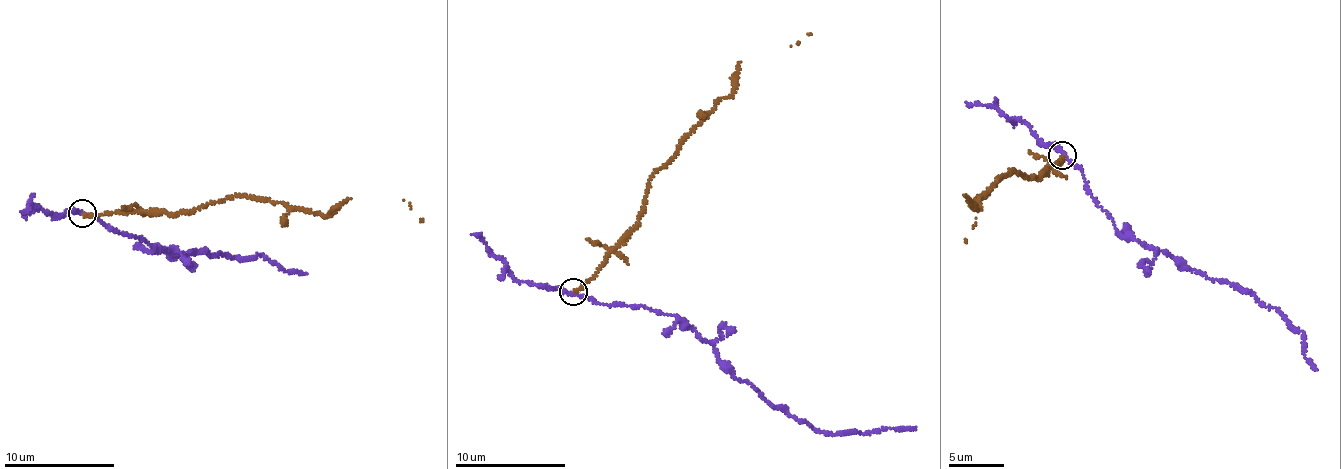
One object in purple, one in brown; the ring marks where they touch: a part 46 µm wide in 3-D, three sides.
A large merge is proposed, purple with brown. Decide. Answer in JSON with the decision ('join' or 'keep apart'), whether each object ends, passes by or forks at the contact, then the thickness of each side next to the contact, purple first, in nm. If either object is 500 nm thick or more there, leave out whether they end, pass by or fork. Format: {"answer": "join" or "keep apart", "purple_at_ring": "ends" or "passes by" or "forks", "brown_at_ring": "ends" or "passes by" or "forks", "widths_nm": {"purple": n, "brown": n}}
{"answer": "keep apart", "purple_at_ring": "passes by", "brown_at_ring": "ends", "widths_nm": {"purple": 190, "brown": 160}}

